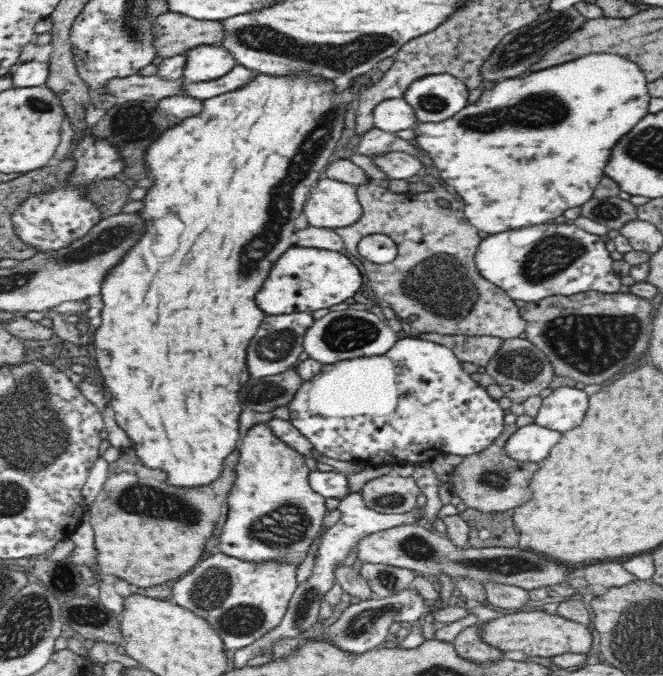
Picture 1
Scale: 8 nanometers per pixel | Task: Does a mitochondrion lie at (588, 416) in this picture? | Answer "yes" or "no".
no

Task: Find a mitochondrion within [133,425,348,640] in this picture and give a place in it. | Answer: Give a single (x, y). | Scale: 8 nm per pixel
(212, 591)

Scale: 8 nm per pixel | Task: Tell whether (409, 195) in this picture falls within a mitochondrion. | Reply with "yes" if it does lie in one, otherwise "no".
no

